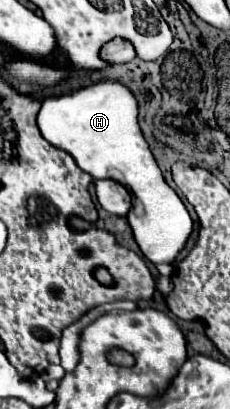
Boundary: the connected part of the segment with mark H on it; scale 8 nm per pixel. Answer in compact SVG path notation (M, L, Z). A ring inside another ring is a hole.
M102 81L68 95L50 97L40 107L38 127L42 137L54 147L68 151L82 171L90 173L94 179L114 179L134 193L144 213L136 215L130 211L128 223L146 259L158 265L172 263L178 257L194 229L194 223L182 199L164 181L162 171L138 127L138 103L124 85L118 81Z

